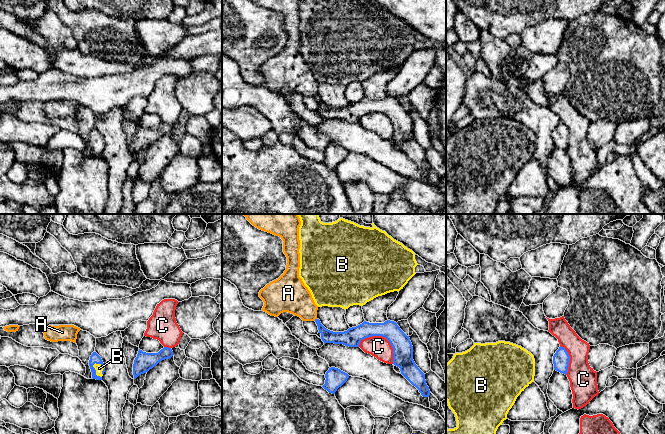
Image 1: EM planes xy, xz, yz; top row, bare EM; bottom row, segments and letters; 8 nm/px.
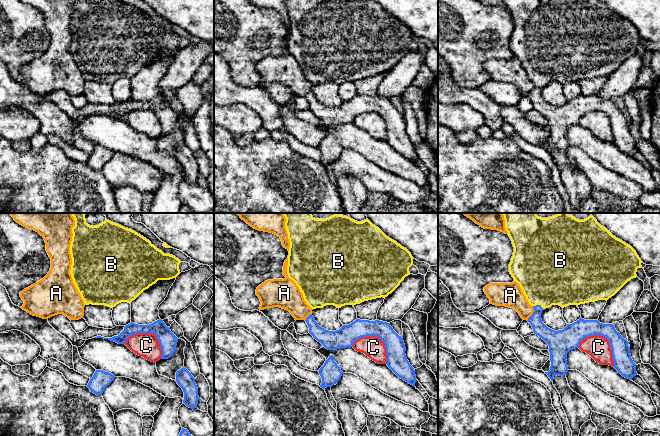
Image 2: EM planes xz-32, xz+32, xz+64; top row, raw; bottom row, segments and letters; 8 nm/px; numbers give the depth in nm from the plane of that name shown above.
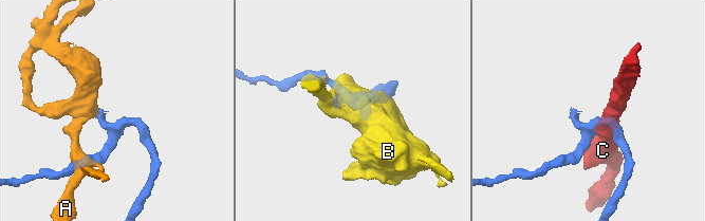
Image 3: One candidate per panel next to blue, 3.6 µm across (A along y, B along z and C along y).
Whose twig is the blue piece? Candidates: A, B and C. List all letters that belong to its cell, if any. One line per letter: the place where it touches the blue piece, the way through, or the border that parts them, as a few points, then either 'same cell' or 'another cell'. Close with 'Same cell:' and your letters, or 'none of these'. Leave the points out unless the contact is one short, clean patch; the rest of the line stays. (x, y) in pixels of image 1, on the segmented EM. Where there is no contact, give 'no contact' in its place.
A: xz (315, 319) | another cell
B: xy (95, 371) | across xy (94, 358), (93, 366), (95, 371), (99, 368) | same cell
C: xz (385, 337) | another cell
Same cell: B

